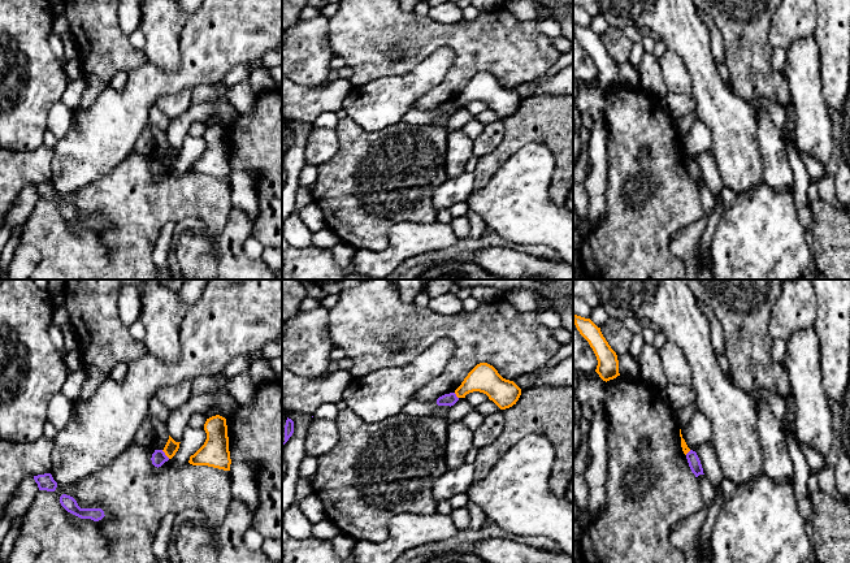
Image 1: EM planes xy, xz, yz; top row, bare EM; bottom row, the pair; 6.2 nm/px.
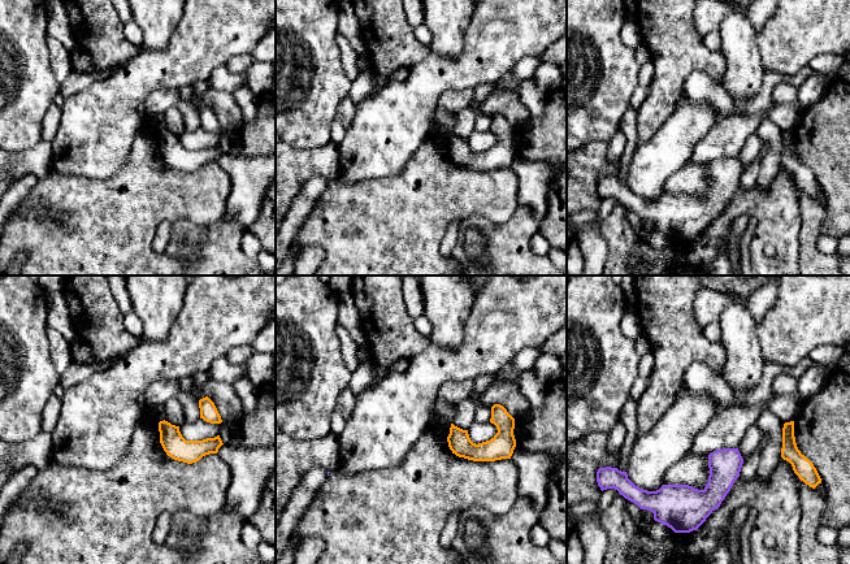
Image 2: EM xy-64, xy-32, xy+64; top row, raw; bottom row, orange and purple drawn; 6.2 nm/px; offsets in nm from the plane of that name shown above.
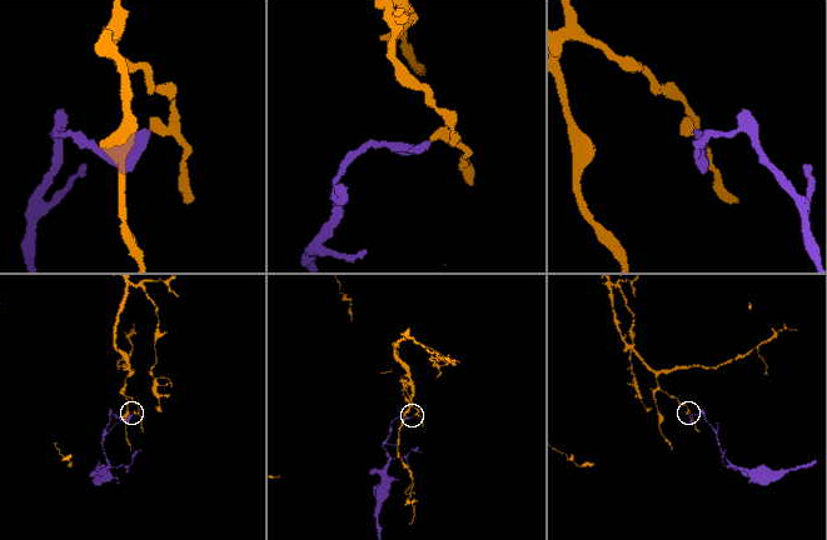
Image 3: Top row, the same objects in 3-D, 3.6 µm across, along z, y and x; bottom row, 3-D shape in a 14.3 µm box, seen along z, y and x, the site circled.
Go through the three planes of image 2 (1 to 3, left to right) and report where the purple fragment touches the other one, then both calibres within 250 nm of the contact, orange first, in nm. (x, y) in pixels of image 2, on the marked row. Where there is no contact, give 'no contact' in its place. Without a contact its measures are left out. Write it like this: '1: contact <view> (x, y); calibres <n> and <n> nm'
1: no contact
2: no contact
3: no contact

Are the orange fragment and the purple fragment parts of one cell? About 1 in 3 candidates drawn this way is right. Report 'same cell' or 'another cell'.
another cell

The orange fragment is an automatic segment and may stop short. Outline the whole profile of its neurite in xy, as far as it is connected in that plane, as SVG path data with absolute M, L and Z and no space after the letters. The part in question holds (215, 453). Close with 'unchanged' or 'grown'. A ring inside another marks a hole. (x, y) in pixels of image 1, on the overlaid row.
M216 415L207 419L204 424L207 439L204 445L190 456L192 465L208 465L224 471L230 471L230 451L226 419Z; unchanged

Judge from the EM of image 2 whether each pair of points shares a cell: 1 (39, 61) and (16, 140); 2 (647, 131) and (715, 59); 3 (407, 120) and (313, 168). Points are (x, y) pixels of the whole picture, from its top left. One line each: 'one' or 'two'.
1: one
2: one
3: two

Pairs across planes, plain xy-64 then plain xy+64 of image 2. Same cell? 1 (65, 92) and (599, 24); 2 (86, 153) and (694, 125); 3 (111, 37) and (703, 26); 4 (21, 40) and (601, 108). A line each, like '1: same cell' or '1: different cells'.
1: same cell
2: same cell
3: different cells
4: same cell

